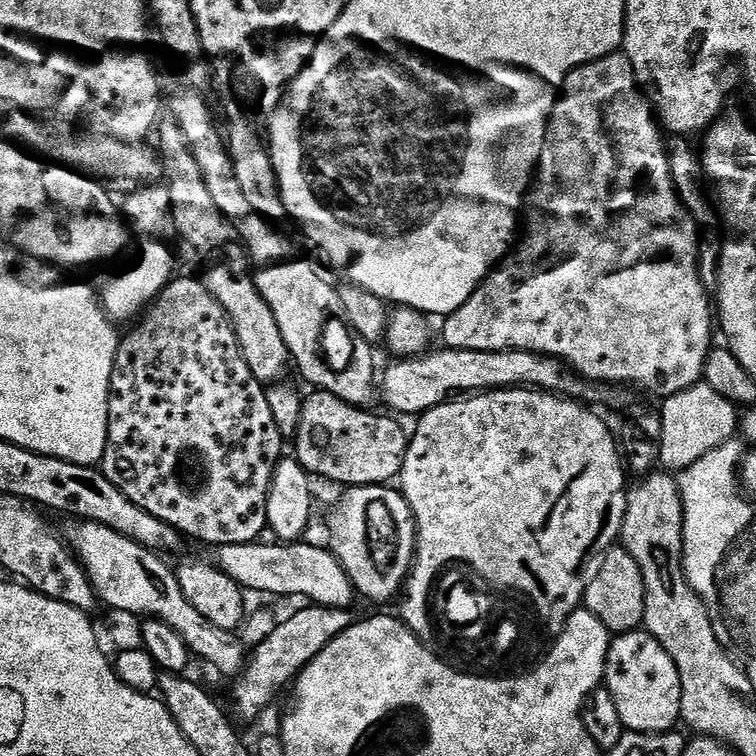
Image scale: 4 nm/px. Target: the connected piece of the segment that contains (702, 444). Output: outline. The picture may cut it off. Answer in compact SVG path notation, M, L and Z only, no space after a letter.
M703 382L665 397L661 404L662 438L659 442L659 465L668 472L679 472L692 466L704 454L733 439L739 429L740 414L737 405Z

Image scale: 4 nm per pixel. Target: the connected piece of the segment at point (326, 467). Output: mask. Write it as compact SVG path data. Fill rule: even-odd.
M312 390L309 393L309 396L303 397L302 422L294 437L294 443L296 443L294 459L313 477L321 476L324 480L333 480L336 484L344 484L343 486L391 485L402 470L410 439L409 433L407 431L404 433L403 426L396 421L399 419L392 414L379 416L378 413L372 412L376 410L355 408L353 404L347 404L342 398L329 392Z

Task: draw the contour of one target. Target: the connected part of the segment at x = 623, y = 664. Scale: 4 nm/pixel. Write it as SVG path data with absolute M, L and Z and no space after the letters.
M646 630L622 632L613 639L604 678L627 731L663 734L673 731L681 723L682 682L678 678L678 666L674 666L674 658L670 658L670 654L666 654L666 650L662 650L659 642Z

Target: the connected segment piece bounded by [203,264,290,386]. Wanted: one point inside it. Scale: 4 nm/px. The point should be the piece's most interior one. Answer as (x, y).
(262, 344)

